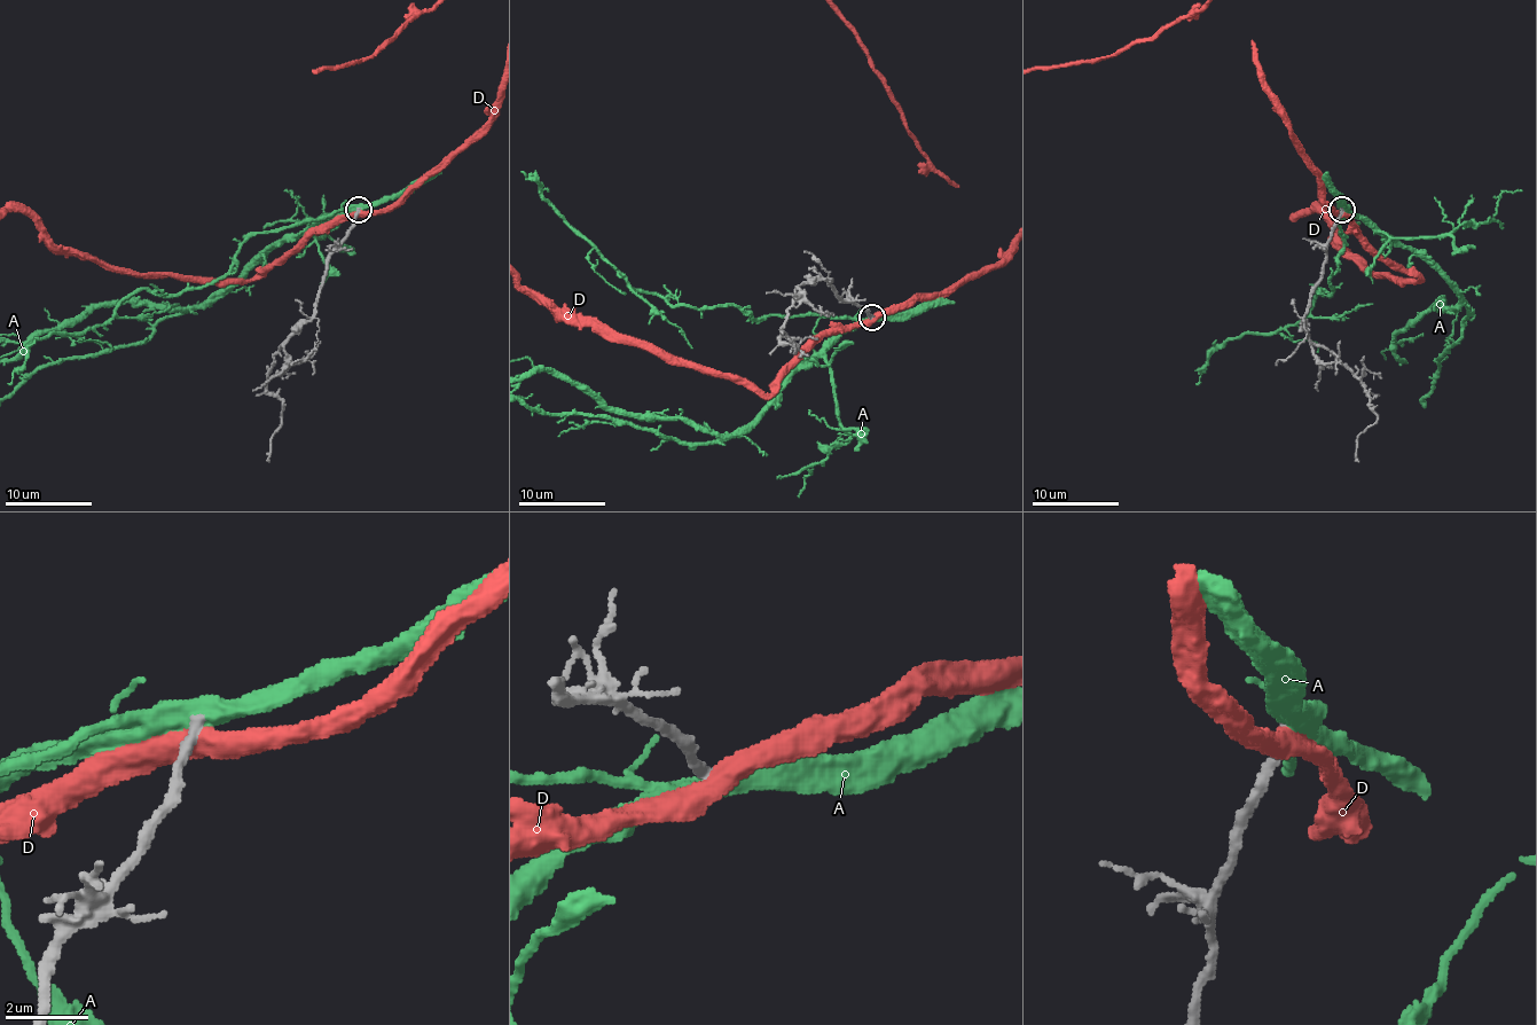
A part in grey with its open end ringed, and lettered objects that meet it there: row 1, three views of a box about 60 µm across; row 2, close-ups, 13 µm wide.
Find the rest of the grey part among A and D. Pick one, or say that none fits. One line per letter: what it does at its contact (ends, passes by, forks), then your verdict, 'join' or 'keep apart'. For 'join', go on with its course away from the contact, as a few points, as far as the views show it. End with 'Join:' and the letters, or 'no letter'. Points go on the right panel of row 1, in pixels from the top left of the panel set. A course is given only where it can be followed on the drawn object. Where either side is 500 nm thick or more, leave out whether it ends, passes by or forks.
A: join
D: it passes by | keep apart
Join: A

